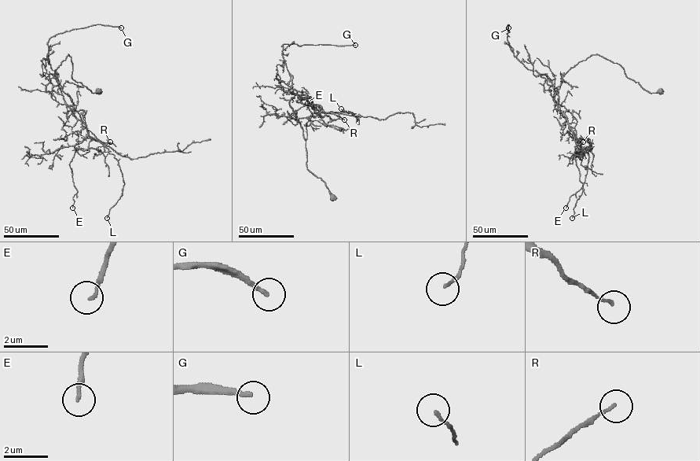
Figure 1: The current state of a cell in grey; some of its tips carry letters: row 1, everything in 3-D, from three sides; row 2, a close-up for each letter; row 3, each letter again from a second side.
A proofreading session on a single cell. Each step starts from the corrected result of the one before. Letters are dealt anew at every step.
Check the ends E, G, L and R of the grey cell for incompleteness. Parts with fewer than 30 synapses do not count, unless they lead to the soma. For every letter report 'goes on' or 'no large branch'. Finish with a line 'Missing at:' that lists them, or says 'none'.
E: no large branch
G: goes on
L: no large branch
R: no large branch
Missing at: G

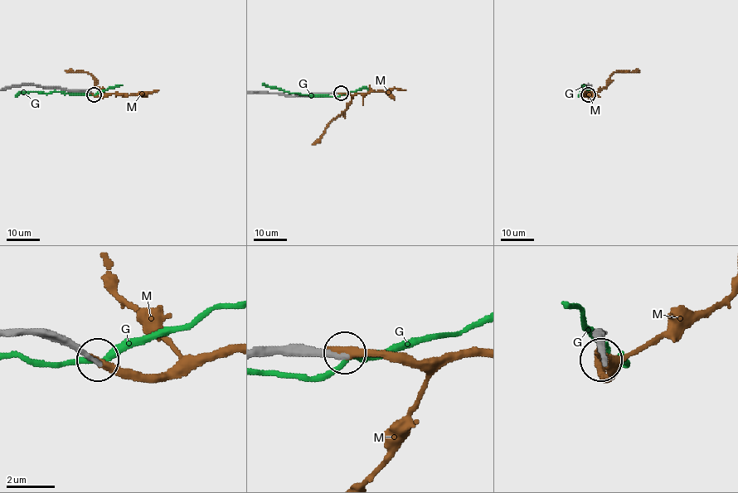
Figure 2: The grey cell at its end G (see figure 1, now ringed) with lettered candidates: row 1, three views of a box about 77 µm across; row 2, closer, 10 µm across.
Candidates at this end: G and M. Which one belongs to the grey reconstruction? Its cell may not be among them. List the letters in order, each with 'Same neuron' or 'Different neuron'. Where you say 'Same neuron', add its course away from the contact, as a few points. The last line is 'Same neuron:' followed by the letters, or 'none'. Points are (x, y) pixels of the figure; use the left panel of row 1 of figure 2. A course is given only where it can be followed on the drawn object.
G: Different neuron
M: Same neuron. Its course: (93, 94), (103, 97), (105, 94), (89, 74), (64, 70)
Same neuron: M

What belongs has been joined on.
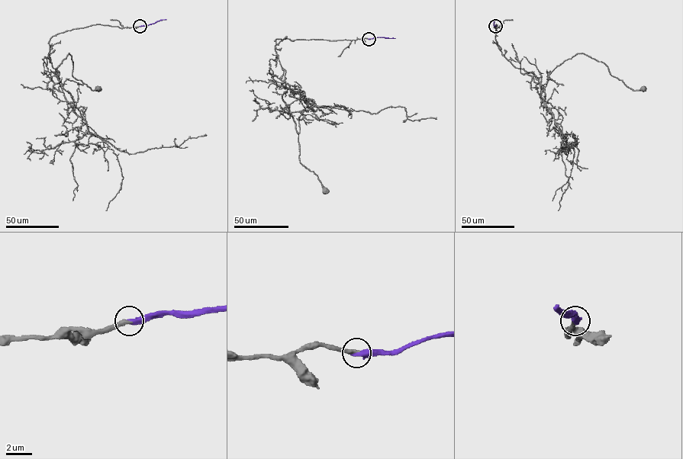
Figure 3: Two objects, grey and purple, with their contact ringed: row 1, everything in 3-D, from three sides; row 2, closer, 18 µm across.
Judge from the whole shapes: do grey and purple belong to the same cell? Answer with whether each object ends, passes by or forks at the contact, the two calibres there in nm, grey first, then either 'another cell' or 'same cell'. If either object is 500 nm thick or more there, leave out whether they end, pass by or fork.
grey ends | purple ends | 320/440 nm | same cell

